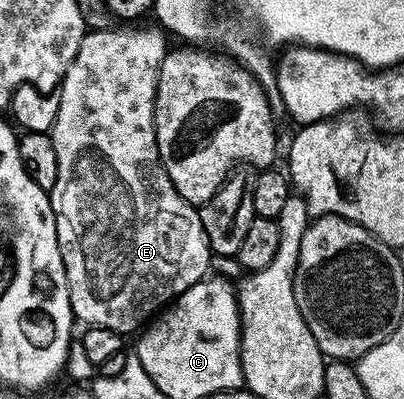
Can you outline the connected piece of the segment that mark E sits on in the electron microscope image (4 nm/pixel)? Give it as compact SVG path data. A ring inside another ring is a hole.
M129 24L126 25L129 26L126 30L110 28L89 30L86 33L85 39L79 44L79 52L73 57L71 64L60 79L60 82L62 81L61 94L59 93L59 97L56 99L58 115L55 116L51 129L51 137L55 144L55 160L59 160L59 176L55 180L52 190L48 191L48 195L55 216L59 252L63 256L63 268L67 272L73 317L78 323L85 322L86 327L111 328L122 336L129 336L129 333L132 335L134 332L140 331L158 311L168 306L183 292L187 292L187 288L191 288L196 282L206 277L210 273L209 258L211 259L207 232L203 232L198 207L192 206L187 200L183 200L183 196L179 196L175 184L171 184L171 176L167 176L156 144L156 88L160 65L163 64L167 53L167 45L165 46L167 34L165 30L156 25L153 25L154 27L141 25L145 24Z

